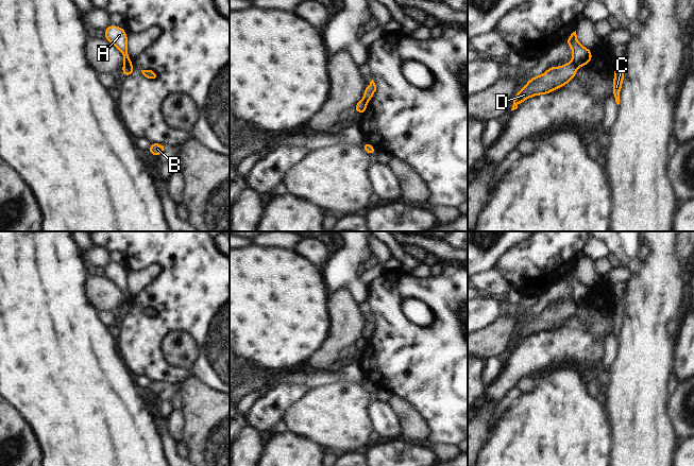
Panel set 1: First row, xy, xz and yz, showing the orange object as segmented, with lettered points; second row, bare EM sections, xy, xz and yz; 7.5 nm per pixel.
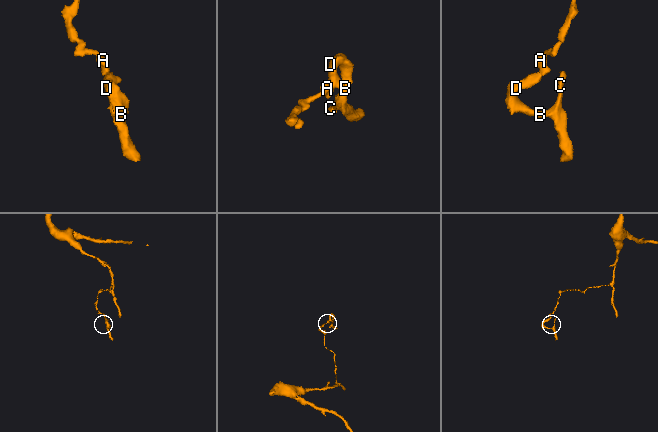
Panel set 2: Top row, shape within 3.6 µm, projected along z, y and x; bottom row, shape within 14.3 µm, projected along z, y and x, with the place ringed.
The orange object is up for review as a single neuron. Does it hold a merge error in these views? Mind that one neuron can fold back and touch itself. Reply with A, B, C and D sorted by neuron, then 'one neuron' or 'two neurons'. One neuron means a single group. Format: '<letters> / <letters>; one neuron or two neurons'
A / B C D; two neurons

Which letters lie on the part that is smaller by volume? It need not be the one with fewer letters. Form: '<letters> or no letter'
B, C, D

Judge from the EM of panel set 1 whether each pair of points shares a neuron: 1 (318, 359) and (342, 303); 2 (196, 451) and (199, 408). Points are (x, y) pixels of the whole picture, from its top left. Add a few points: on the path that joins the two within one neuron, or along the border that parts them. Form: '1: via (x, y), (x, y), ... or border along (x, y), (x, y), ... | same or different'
1: via (332, 346), (342, 335), (342, 316) | same
2: via (199, 441), (199, 418) | same

